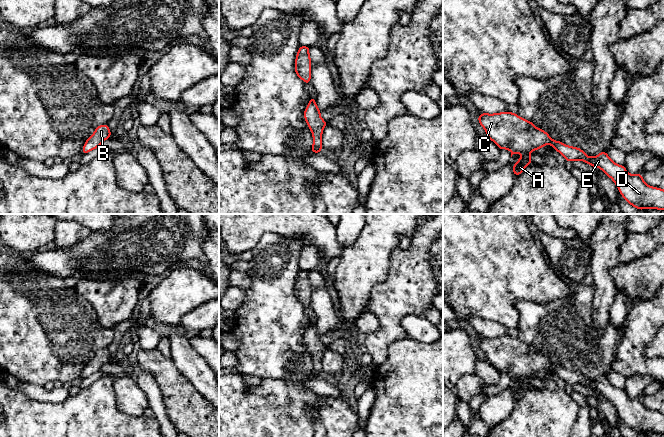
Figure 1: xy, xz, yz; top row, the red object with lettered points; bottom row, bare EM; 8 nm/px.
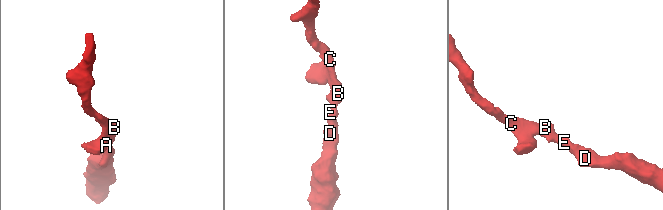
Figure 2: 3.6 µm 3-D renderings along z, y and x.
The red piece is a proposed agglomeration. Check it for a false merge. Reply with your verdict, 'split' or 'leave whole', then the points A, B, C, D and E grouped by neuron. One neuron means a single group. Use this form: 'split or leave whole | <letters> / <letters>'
leave whole | A B C D E

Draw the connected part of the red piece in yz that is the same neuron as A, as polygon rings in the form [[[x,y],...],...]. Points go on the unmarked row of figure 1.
[[[481,337],[478,345],[486,354],[487,361],[500,374],[509,373],[511,381],[515,377],[522,378],[522,381],[513,389],[513,399],[521,399],[525,391],[531,388],[532,382],[529,378],[532,375],[550,368],[567,386],[582,384],[593,391],[600,392],[614,405],[620,418],[633,431],[639,434],[664,434],[664,413],[647,409],[642,398],[629,398],[625,390],[614,387],[605,375],[596,381],[589,381],[580,372],[552,364],[547,356],[535,351],[531,345],[519,341],[516,337]]]

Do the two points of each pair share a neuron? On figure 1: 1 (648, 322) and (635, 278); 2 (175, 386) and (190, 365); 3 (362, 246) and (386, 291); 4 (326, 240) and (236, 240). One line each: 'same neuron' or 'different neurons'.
1: different neurons
2: different neurons
3: different neurons
4: same neuron

